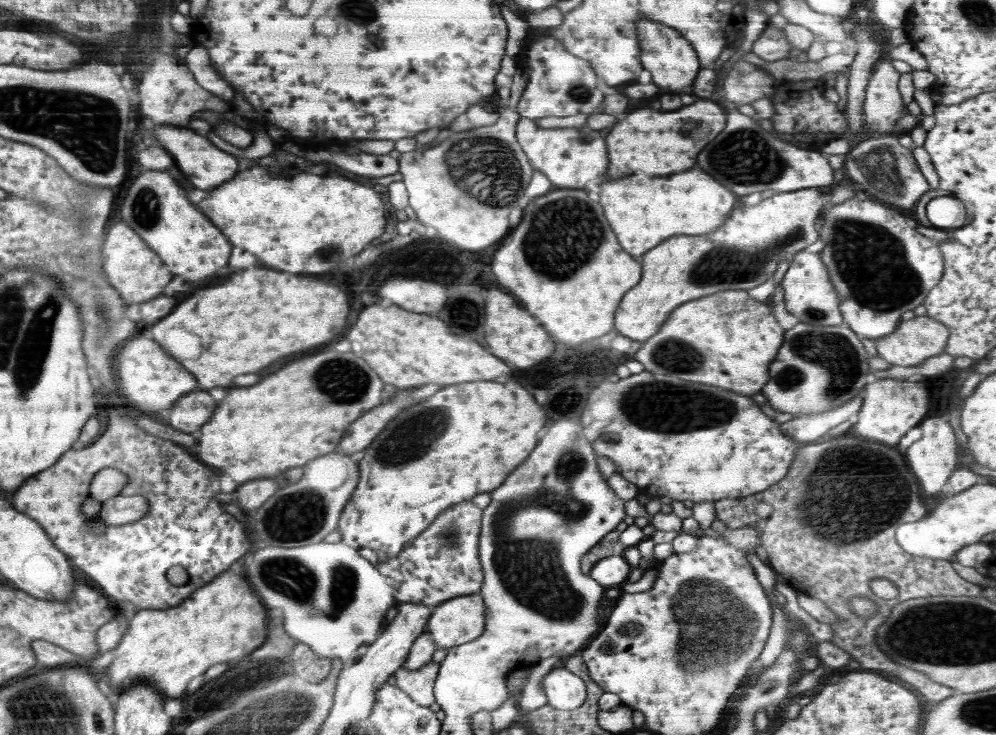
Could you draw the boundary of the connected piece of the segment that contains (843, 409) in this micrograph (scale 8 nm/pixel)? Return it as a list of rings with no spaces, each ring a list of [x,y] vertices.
[[[864,392],[856,398],[845,402],[842,406],[816,414],[816,416],[796,416],[788,422],[781,423],[781,431],[800,444],[818,442],[820,438],[827,437],[828,431],[838,424],[846,422],[850,416],[854,416],[861,409]]]

